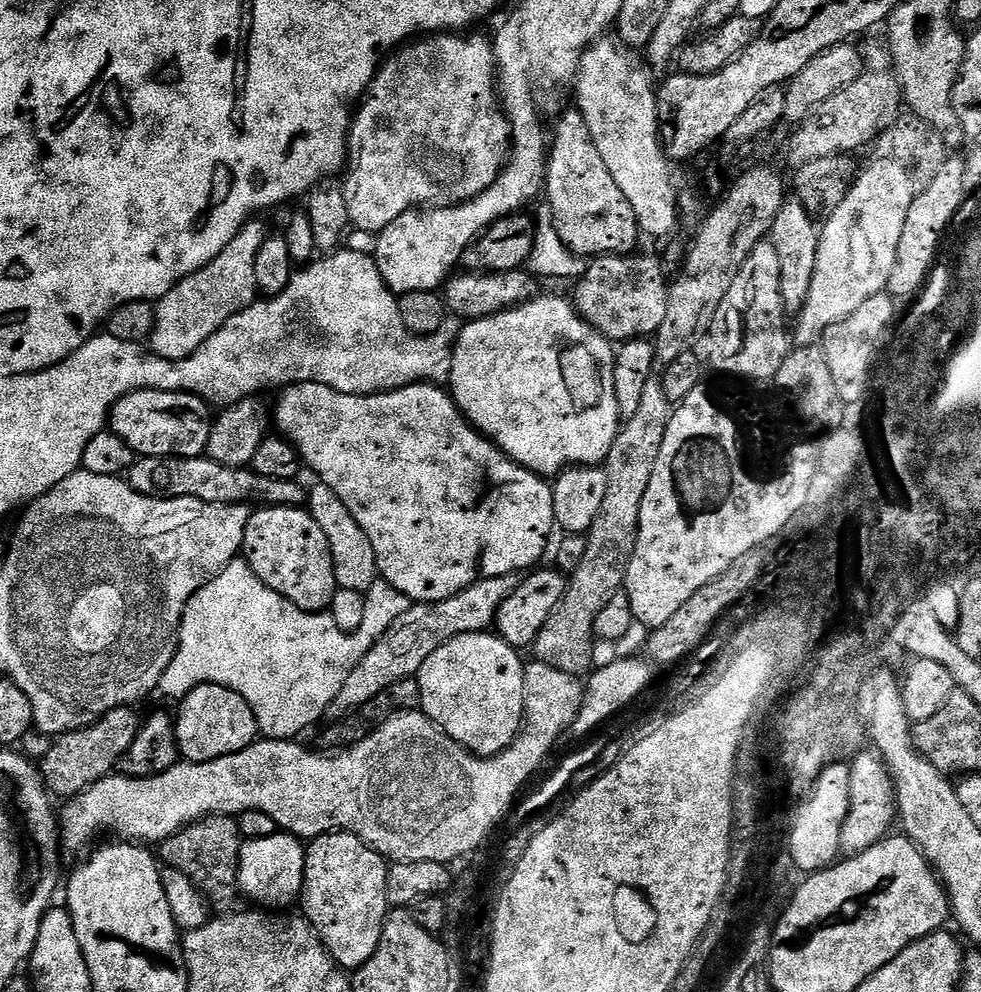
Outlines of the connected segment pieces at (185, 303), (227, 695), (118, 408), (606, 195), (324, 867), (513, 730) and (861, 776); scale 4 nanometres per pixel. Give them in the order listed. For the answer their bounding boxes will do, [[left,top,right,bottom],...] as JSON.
[[150,218,266,360],[174,684,258,764],[110,388,213,457],[544,110,641,258],[298,830,390,970],[414,631,525,758],[840,751,898,857]]

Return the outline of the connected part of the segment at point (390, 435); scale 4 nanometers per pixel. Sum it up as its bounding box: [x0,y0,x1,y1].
[274,382,556,604]

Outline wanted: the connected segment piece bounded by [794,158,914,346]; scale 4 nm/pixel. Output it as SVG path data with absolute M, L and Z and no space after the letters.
M891 158L876 160L864 173L862 172L851 181L848 193L842 198L841 204L827 213L824 221L828 221L825 222L824 228L822 224L819 229L818 258L812 281L808 284L808 294L802 300L804 309L801 310L800 321L796 324L796 336L794 332L797 345L815 345L823 337L826 329L850 318L850 314L854 314L854 310L858 310L862 302L881 295L888 285L888 278L896 261L898 238L902 238L906 214L910 214L914 188L908 185L909 173L901 170Z

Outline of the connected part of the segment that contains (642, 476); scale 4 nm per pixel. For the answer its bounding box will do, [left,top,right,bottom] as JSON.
[531,378,669,678]

